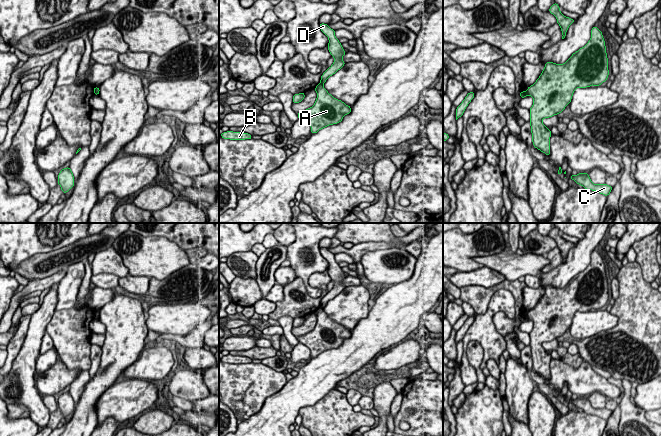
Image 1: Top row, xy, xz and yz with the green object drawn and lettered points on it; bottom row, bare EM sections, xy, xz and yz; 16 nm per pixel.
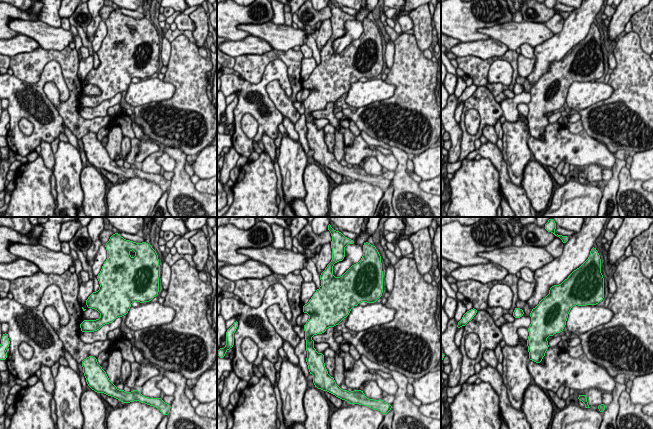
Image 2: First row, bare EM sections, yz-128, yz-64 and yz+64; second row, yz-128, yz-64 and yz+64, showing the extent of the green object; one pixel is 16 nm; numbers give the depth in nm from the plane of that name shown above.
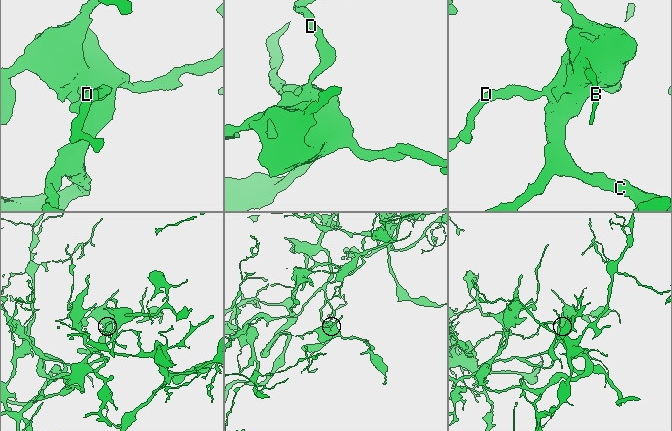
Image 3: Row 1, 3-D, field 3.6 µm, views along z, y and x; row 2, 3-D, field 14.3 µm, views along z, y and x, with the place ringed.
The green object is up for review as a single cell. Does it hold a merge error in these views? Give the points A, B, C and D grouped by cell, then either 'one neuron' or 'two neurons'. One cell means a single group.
A B C / D | two neurons

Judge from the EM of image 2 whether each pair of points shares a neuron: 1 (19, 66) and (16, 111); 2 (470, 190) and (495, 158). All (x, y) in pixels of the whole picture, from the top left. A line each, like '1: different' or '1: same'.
1: different
2: different

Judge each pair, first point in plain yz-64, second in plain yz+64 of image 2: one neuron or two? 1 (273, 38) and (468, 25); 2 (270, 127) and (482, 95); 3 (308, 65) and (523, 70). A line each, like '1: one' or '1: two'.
1: two
2: one
3: one

